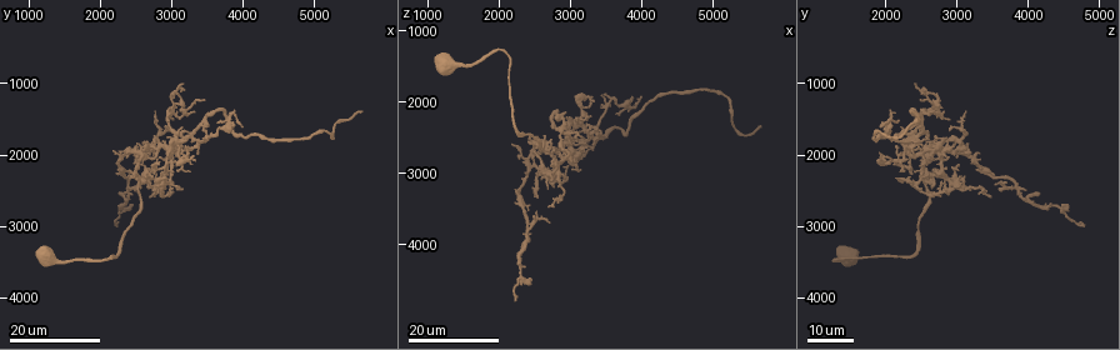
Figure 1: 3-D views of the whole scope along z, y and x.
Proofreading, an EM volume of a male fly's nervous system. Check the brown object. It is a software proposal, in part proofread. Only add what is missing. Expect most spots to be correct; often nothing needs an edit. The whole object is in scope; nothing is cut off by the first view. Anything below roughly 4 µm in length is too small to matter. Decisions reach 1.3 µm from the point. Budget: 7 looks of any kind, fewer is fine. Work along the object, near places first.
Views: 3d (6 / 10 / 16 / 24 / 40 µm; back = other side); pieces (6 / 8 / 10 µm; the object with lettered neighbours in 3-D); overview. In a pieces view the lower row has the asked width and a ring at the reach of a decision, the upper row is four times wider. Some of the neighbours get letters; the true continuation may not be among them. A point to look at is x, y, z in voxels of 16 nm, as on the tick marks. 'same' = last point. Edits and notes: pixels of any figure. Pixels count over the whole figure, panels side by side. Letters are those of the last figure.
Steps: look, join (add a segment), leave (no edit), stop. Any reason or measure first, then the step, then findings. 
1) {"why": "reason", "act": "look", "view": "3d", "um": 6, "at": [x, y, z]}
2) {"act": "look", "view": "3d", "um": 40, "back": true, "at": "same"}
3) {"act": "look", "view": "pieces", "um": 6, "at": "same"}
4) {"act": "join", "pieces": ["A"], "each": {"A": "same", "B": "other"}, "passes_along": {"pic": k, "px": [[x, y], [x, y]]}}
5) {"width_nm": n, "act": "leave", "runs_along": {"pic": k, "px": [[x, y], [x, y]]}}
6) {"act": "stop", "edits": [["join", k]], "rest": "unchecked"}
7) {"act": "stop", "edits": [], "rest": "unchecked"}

{"why": "branch stops here", "act": "look", "view": "3d", "um": 24, "at": [2800, 2100, 2150]}

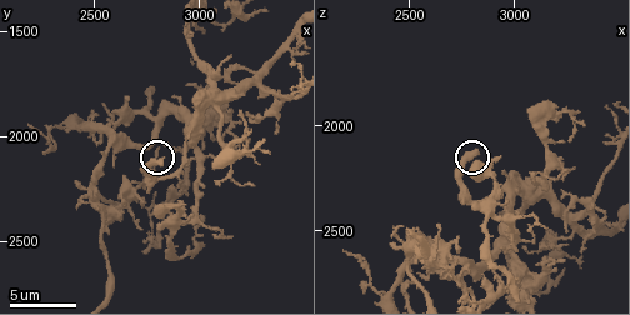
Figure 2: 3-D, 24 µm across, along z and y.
{"why": "see the neighbours", "act": "look", "view": "pieces", "um": 8, "at": [2830, 2110, 2120]}

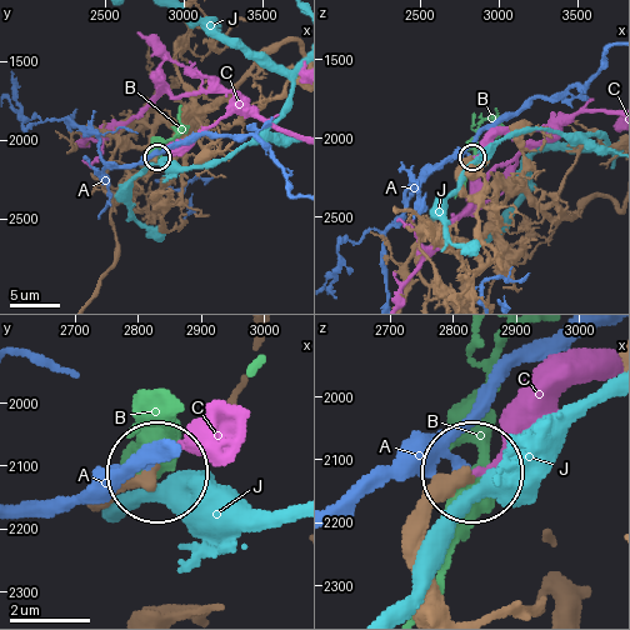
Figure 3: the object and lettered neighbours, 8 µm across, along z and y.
{"width_nm": 320, "act": "leave", "each": {"A": "other", "B": "other", "C": "other", "J": "other"}, "runs_along": {"pic": 3, "px": [[445, 604], [415, 534], [463, 476]]}, "found": "no lettered segment goes on from it"}

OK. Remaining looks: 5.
{"why": "free end", "act": "look", "view": "3d", "um": 24, "at": [3650, 1550, 2150]}

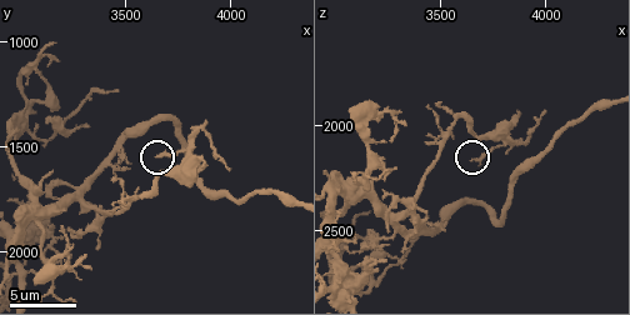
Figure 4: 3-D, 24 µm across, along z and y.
{"act": "look", "view": "3d", "um": 10, "at": [3660, 1550, 2150]}

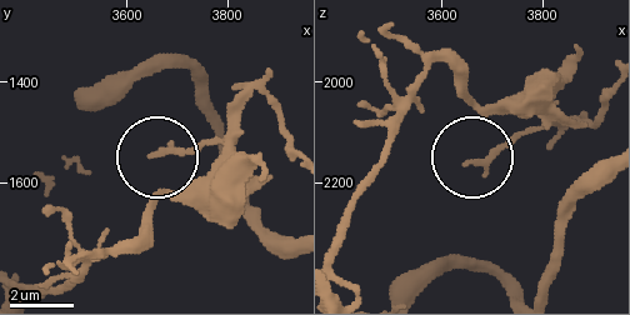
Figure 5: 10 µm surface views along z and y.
{"act": "look", "view": "pieces", "um": 6, "at": [3650, 1550, 2160]}

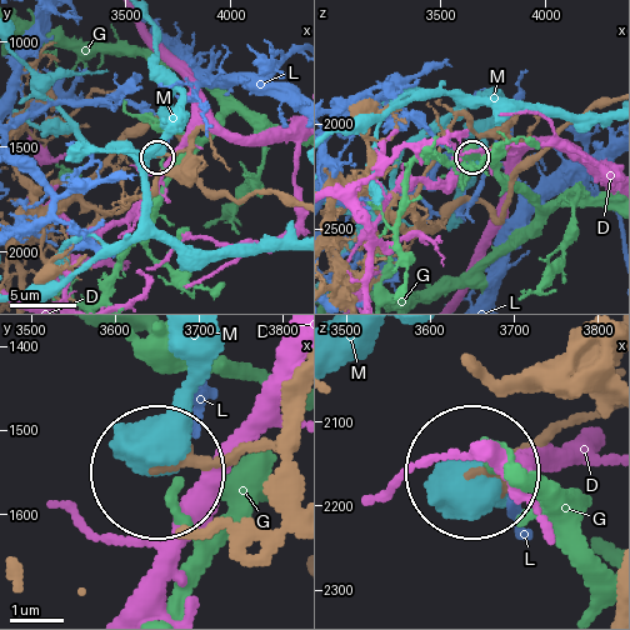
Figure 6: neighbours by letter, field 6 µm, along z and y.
{"act": "leave", "each": {"D": "other", "G": "other", "L": "other", "M": "other"}, "found": "none of them fits"}

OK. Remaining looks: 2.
{"why": "an open end", "act": "look", "view": "3d", "um": 16, "at": [5650, 1400, 2400]}

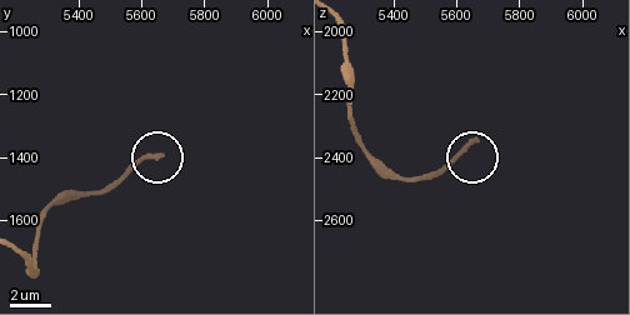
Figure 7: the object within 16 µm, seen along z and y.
{"why": "what lies round it", "act": "look", "view": "pieces", "um": 8, "at": [5650, 1400, 2350]}

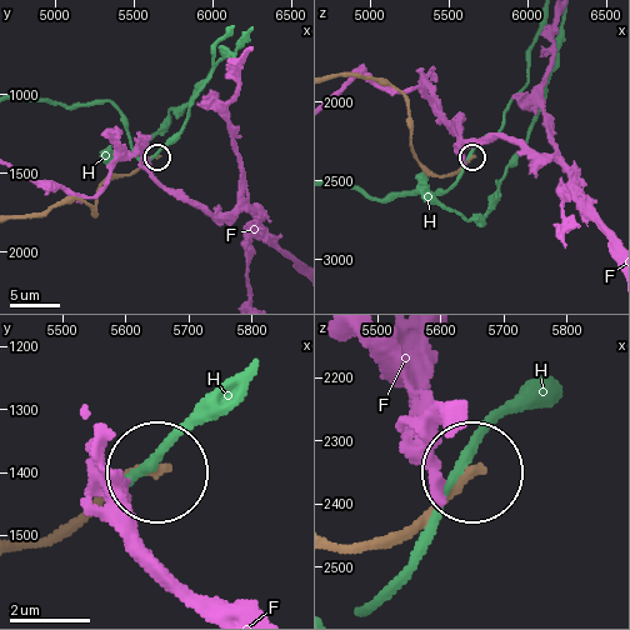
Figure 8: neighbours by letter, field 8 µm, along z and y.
{"act": "leave", "each": {"F": "other", "H": "other"}, "runs_along": {"pic": 8, "px": [[343, 546], [393, 546], [470, 473]]}, "found": "none of them fits"}

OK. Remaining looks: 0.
{"act": "stop", "edits": [], "rest": "unchecked"}

